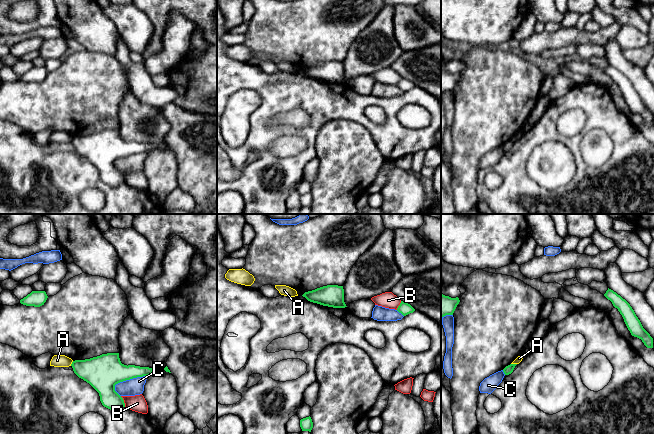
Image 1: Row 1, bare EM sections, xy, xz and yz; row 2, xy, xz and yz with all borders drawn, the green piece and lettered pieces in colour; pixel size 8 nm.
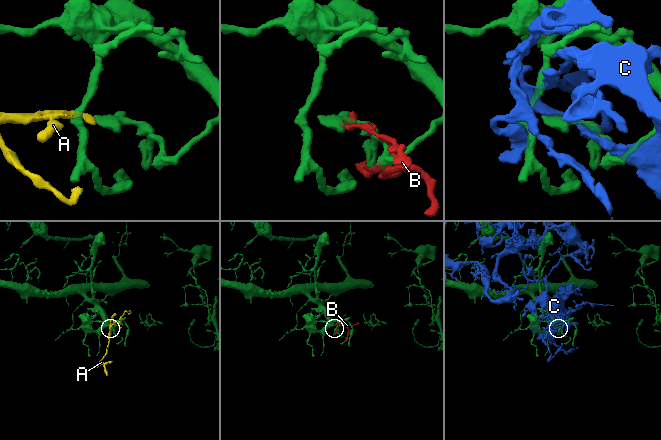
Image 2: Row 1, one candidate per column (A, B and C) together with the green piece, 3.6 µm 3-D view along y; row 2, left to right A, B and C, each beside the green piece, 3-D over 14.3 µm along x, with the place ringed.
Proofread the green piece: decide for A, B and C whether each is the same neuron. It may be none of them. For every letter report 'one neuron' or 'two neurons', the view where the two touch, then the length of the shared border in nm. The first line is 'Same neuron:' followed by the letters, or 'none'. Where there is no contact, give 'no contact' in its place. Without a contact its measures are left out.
Same neuron: none
A: two neurons; contact in yz; length 50 nm
B: two neurons; contact in xy; length 100 nm
C: two neurons; contact in xy; length 280 nm

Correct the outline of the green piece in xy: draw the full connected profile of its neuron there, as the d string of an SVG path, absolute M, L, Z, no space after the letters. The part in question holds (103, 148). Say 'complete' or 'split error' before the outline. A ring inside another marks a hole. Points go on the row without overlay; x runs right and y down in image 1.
complete | M107 129L71 140L74 149L89 159L100 172L102 181L110 186L125 183L123 174L115 167L115 161L137 153L147 153L154 145L121 139L119 129Z

